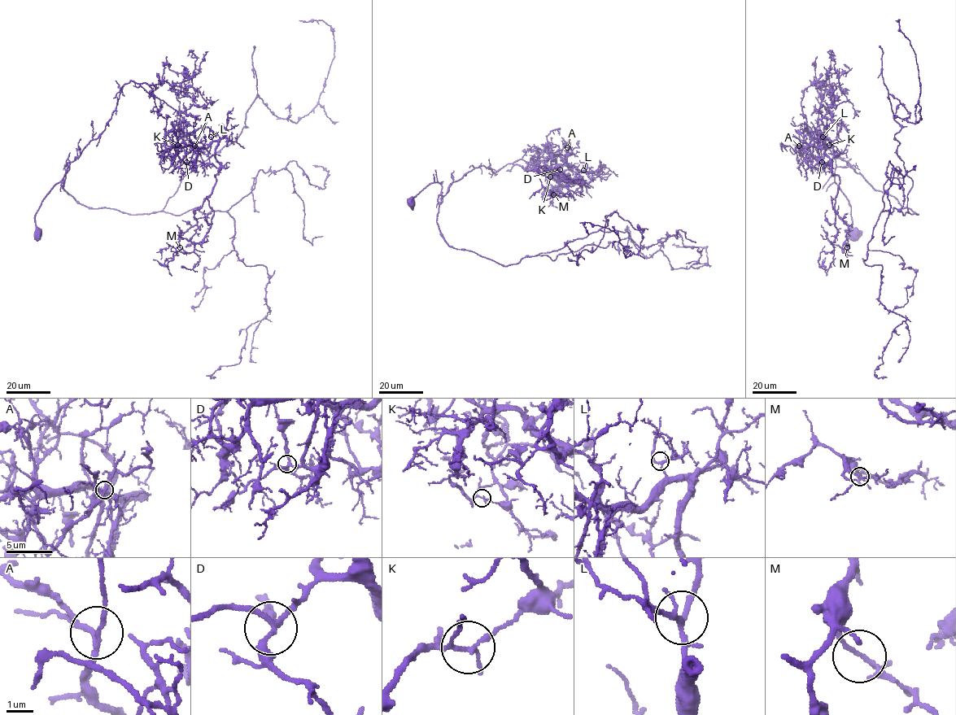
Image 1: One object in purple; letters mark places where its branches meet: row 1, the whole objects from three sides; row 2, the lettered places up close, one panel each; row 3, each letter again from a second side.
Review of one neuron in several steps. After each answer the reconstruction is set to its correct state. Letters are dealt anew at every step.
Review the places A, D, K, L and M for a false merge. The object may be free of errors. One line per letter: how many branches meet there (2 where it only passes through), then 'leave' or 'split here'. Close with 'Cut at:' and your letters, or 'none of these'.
A: 4 | leave
D: 4 | leave
K: 4 | split here
L: 5 | leave
M: 4 | leave
Cut at: K

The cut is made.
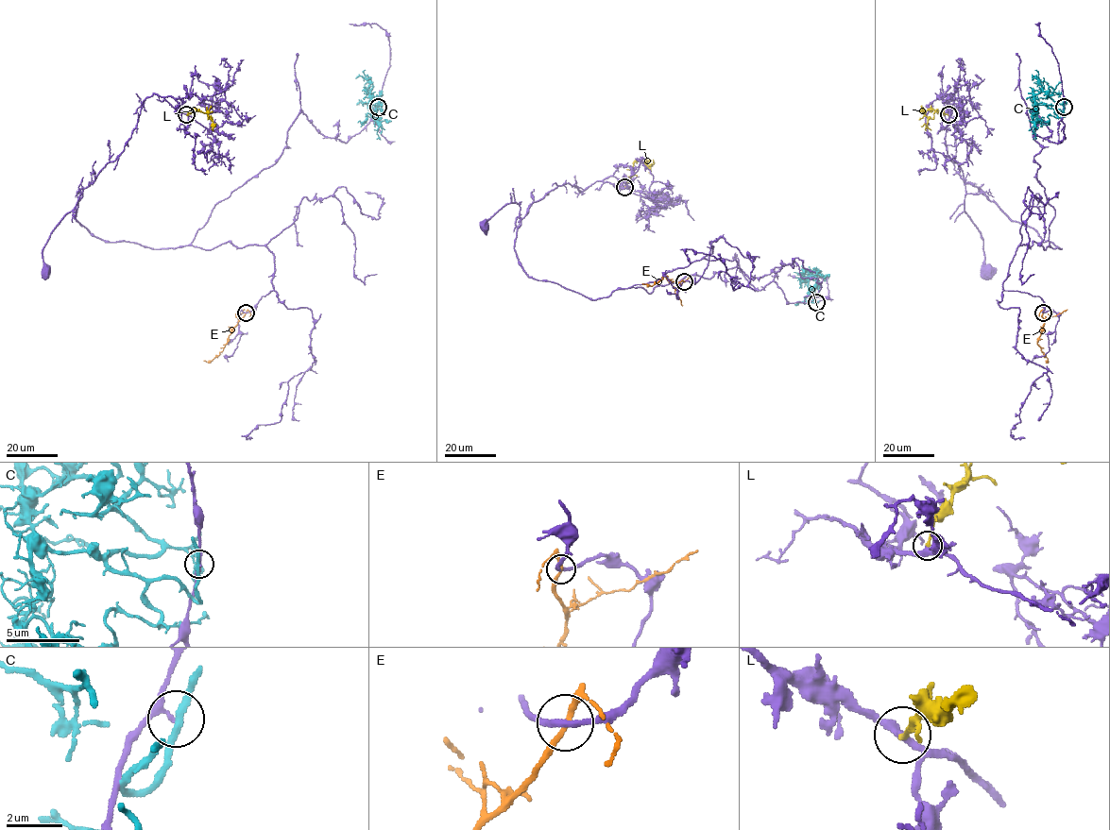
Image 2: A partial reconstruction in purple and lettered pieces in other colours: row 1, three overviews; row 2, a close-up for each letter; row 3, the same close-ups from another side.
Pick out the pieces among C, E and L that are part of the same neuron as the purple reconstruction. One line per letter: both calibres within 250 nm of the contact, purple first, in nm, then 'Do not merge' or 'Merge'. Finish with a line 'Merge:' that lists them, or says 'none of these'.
C: Thickness 200 nm (purple) against 240 nm. Do not merge
E: Thickness 220 nm (purple) against 180 nm. Do not merge
L: Thickness 280 nm (purple) against 180 nm. Merge
Merge: L

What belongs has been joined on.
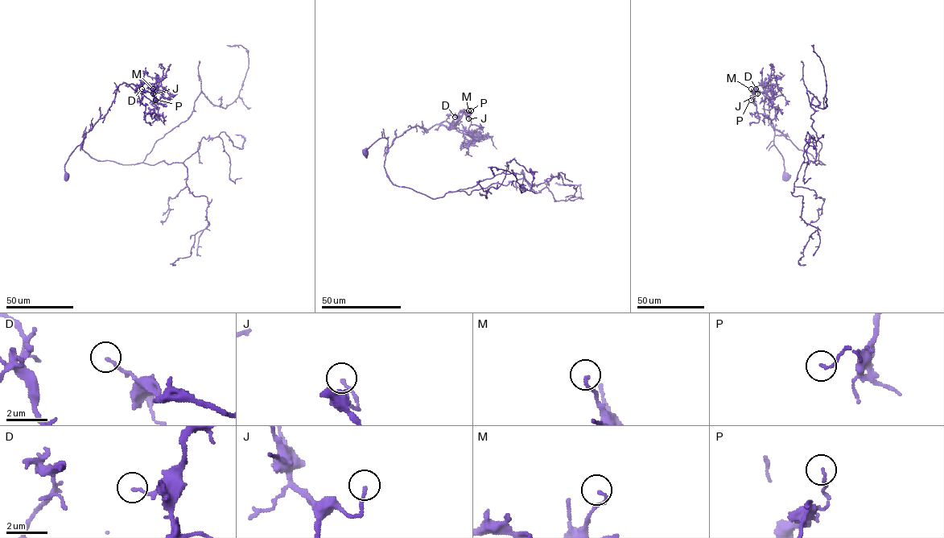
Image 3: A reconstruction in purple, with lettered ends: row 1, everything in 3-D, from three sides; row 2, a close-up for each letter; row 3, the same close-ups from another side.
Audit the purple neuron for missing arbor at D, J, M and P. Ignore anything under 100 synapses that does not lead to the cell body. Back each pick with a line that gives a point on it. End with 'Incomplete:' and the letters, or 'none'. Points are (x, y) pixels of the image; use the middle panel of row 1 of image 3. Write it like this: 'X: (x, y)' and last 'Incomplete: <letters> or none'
Incomplete: none

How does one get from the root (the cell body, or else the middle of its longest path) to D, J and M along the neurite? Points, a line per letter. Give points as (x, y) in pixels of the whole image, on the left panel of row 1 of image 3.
D: (67, 177), (64, 166), (69, 155), (107, 113), (118, 86), (125, 82), (141, 93), (145, 91), (142, 88)
J: (67, 177), (64, 166), (69, 155), (107, 113), (120, 84), (125, 82), (141, 93), (153, 93)
M: (67, 177), (64, 166), (69, 155), (107, 113), (118, 86), (125, 82), (141, 93), (151, 93), (153, 88)

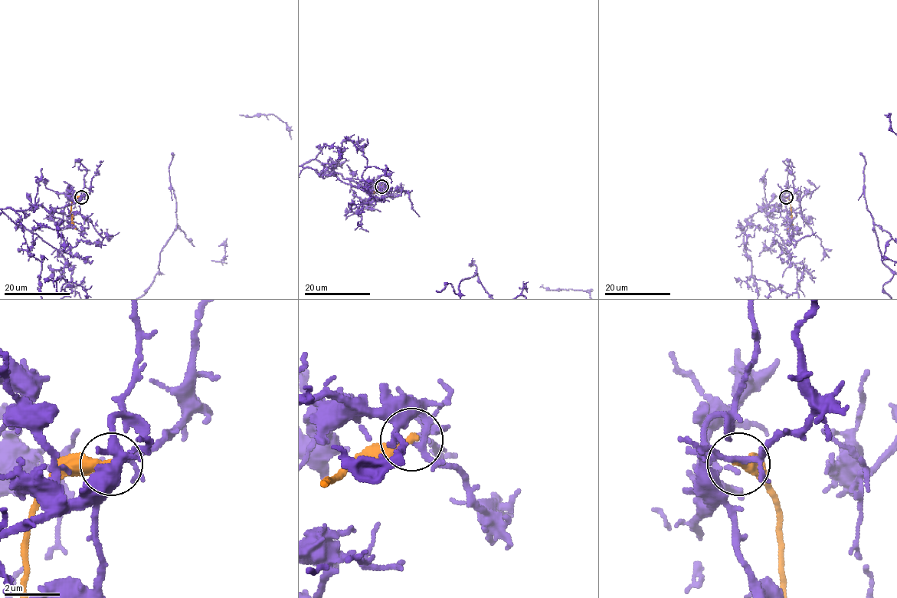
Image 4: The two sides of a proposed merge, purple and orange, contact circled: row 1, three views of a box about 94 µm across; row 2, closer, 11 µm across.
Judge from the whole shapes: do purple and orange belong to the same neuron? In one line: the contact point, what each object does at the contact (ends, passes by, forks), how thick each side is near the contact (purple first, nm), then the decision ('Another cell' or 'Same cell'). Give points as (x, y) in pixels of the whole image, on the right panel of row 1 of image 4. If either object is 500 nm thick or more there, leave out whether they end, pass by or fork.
Place: (786, 197). At the ring purple forks. At the ring orange ends. Thickness 150 nm (purple) against 320 nm. Another cell

